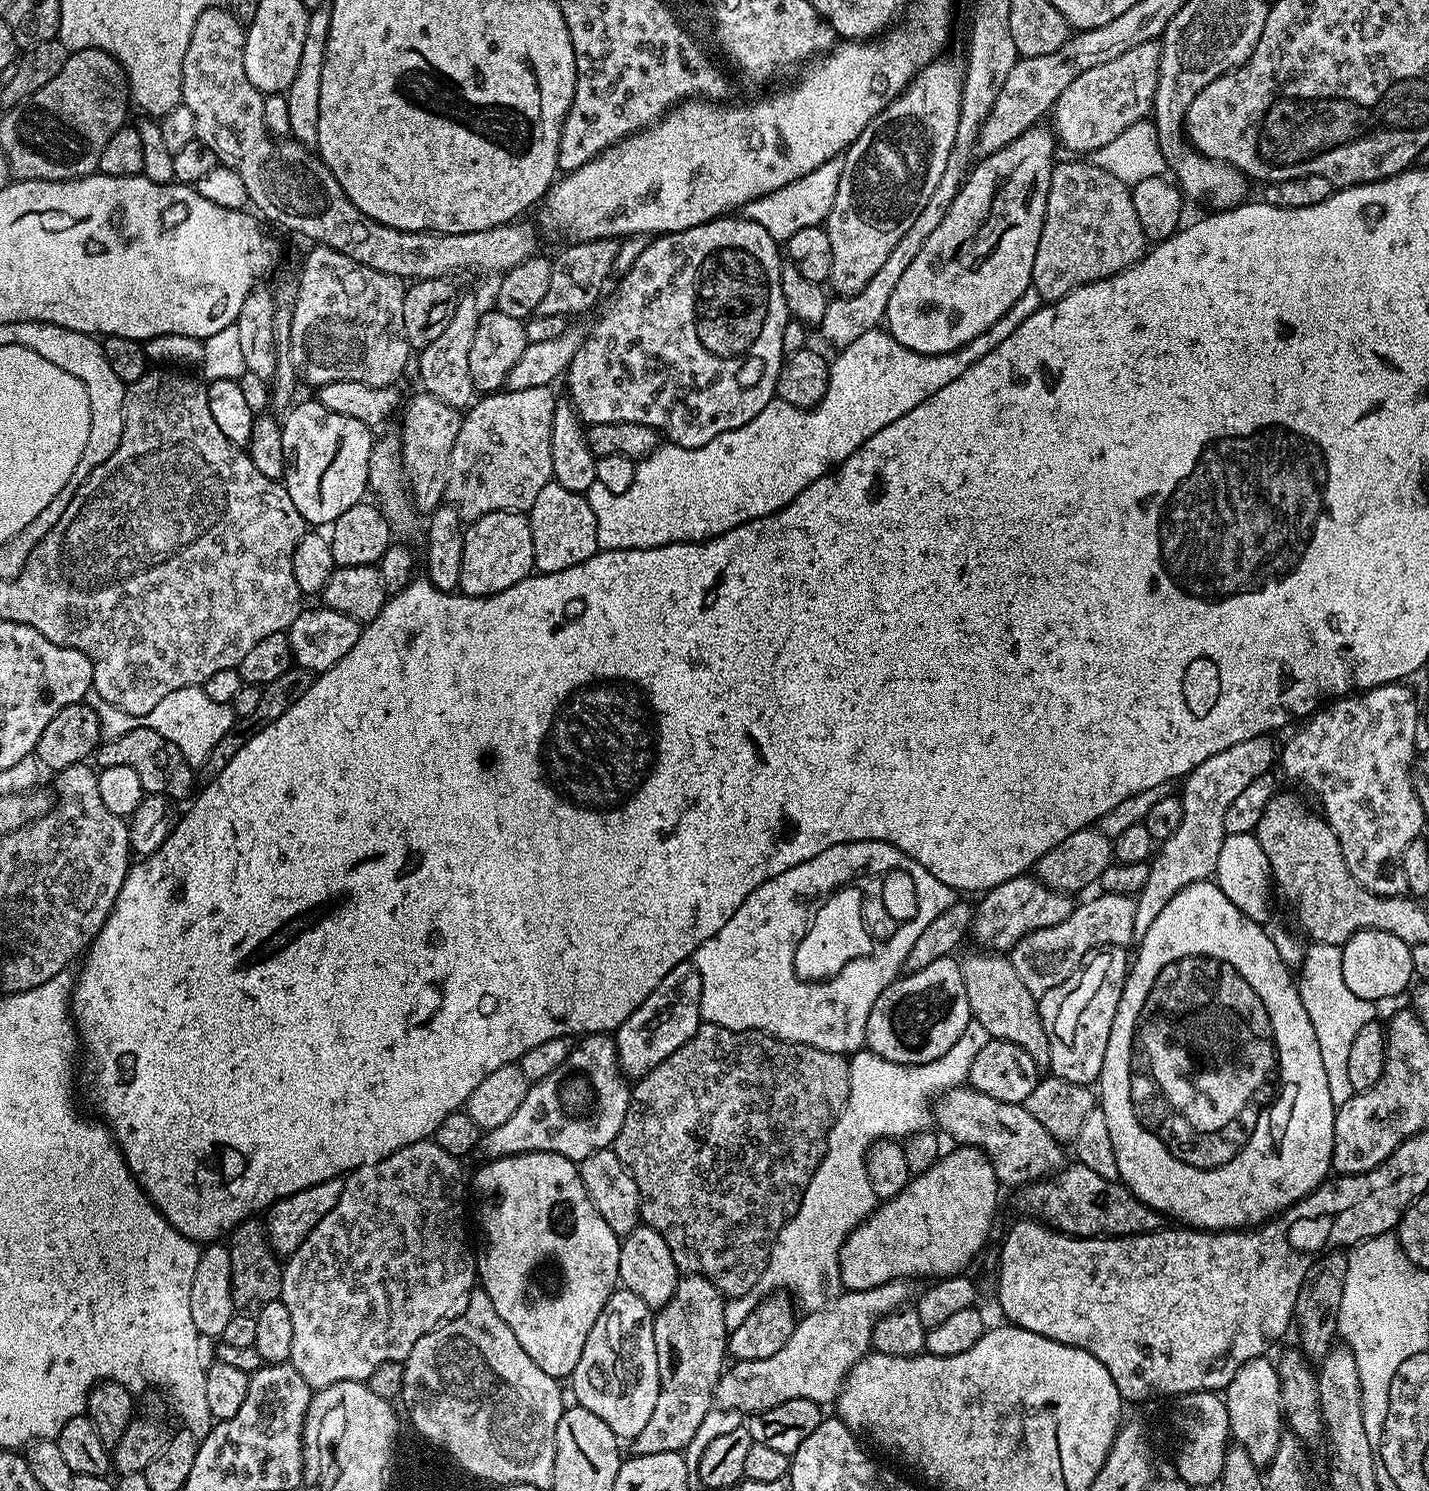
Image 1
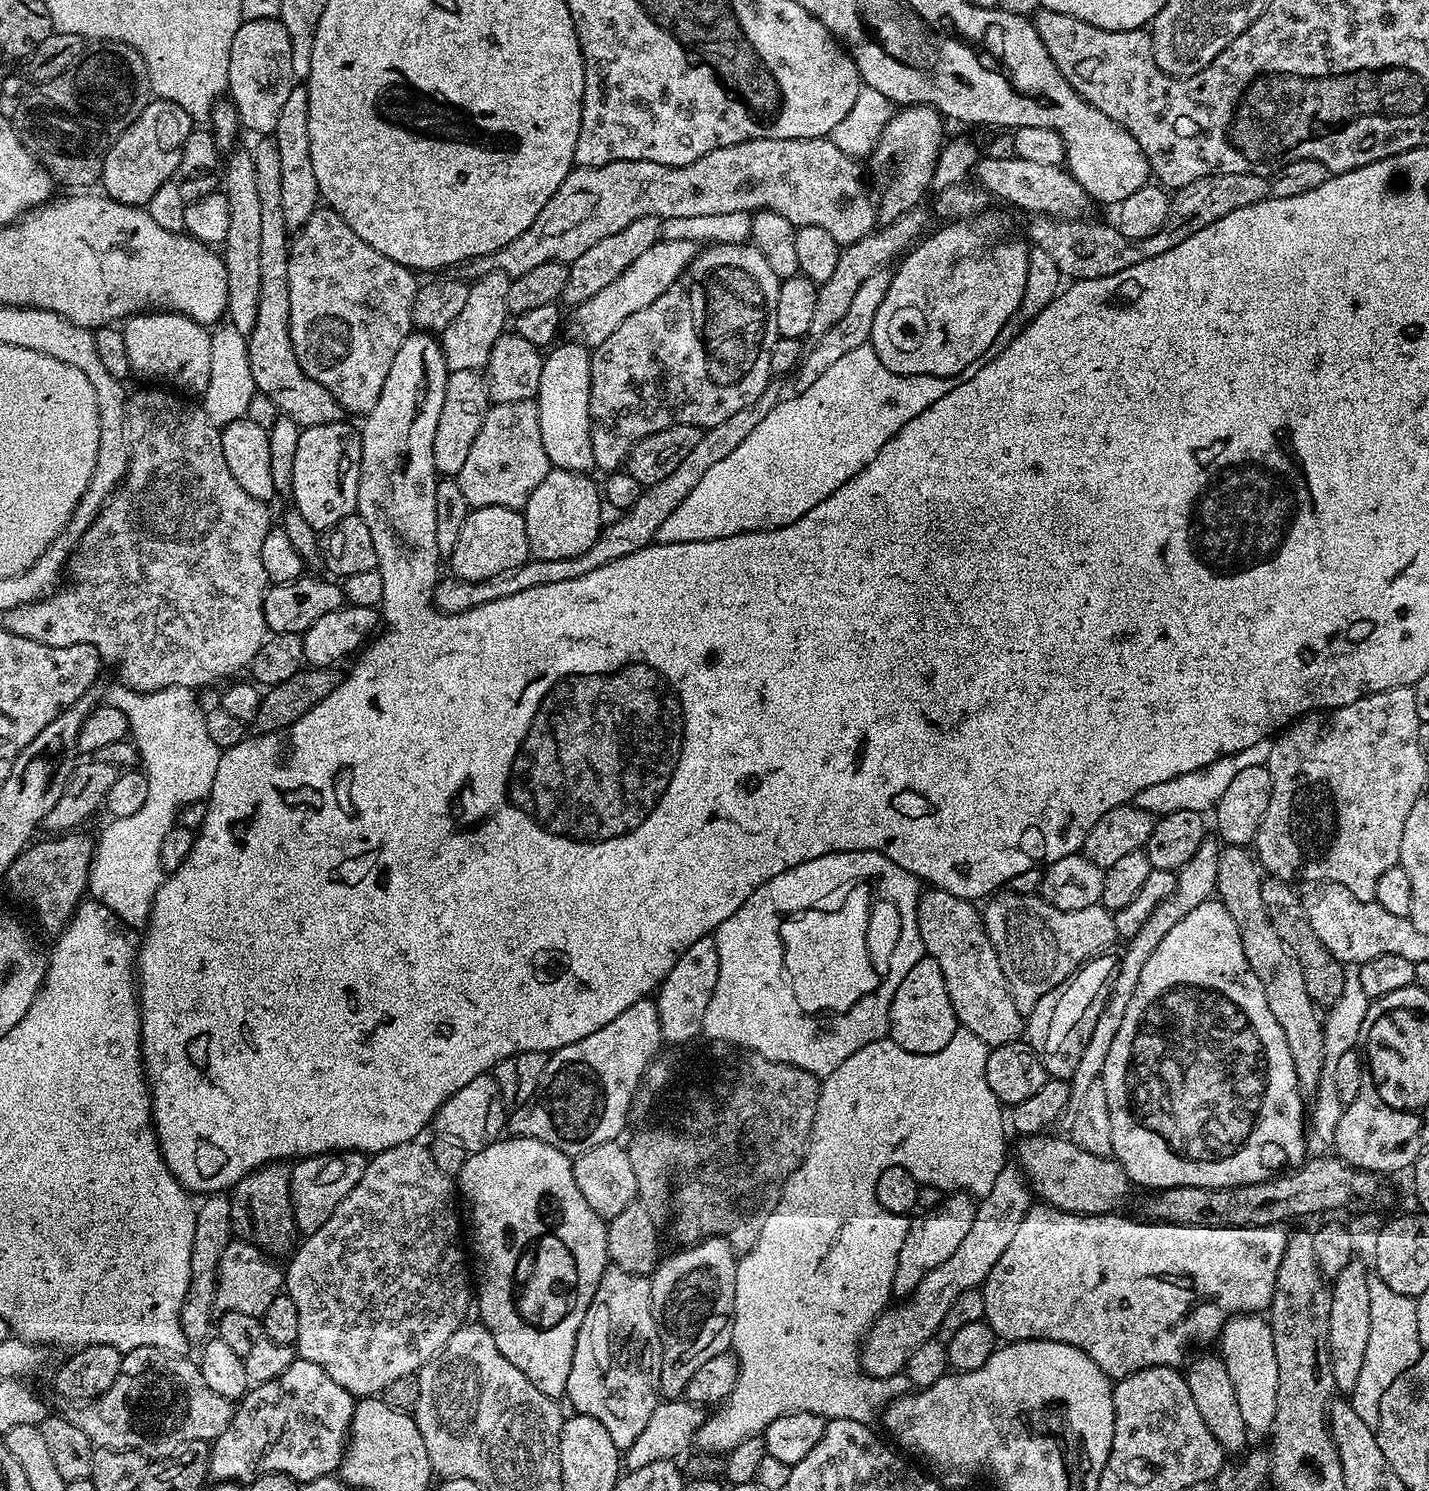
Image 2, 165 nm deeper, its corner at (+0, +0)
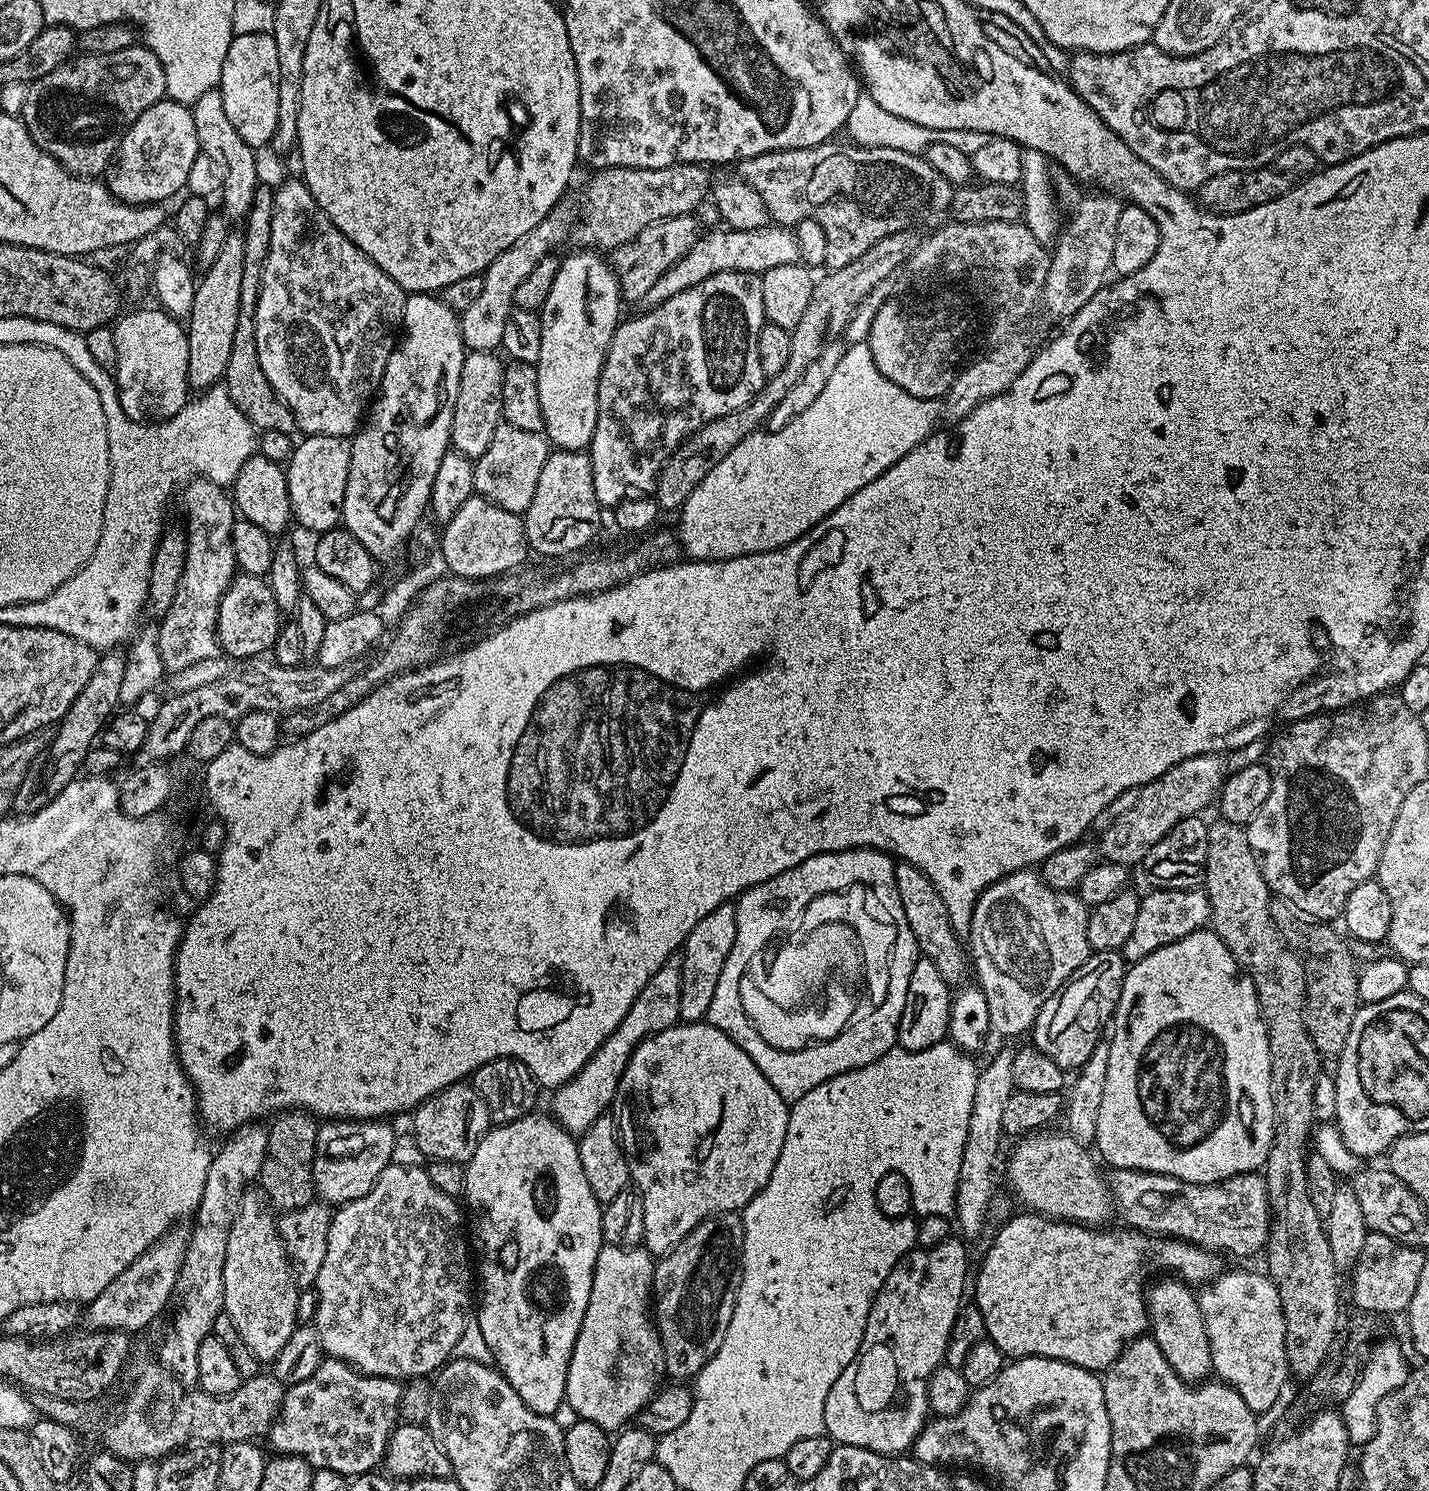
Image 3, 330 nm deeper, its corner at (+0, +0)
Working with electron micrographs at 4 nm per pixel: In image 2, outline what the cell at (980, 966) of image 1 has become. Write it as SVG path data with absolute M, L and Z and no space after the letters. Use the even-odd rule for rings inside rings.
M928 886L920 893L916 917L923 951L934 958L934 962L938 962L942 970L946 994L950 994L950 1006L954 1006L959 1027L970 1030L970 1034L978 1034L978 1038L982 1038L982 1042L992 1048L1017 1043L1025 1035L1026 1016L1018 1010L1010 994L1006 974L1002 974L1002 962L998 962L998 954L984 929L981 909L973 901L963 900L954 894L946 894L946 890Z

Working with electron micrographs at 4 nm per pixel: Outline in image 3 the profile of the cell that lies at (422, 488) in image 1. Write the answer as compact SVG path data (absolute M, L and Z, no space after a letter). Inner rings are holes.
M468 352L462 362L462 378L458 378L458 402L454 402L451 447L466 459L475 462L490 446L494 430L502 423L502 386L505 361L496 352Z

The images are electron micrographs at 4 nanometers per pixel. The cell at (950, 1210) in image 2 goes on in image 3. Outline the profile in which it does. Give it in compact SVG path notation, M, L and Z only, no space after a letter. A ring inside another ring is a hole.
M949 1238L929 1248L917 1247L895 1264L886 1282L882 1282L870 1306L858 1354L842 1370L838 1382L830 1386L830 1394L826 1394L824 1430L836 1444L862 1446L883 1456L899 1456L902 1450L911 1449L924 1429L930 1416L927 1385L934 1370L945 1363L950 1332L966 1300L964 1283L967 1280L969 1283L970 1268L968 1272L968 1252L964 1247L965 1241L960 1238Z

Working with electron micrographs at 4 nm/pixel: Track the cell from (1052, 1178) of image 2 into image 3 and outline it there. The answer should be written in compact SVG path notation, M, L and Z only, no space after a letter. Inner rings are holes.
M1112 1168L1106 1176L1106 1183L1109 1192L1112 1193L1112 1202L1115 1211L1120 1212L1120 1216L1127 1227L1137 1231L1146 1232L1154 1236L1172 1236L1176 1240L1188 1240L1191 1244L1199 1244L1201 1248L1227 1254L1232 1256L1252 1256L1255 1252L1263 1253L1268 1242L1268 1231L1272 1228L1272 1211L1270 1210L1270 1202L1268 1201L1268 1190L1263 1175L1259 1171L1247 1172L1246 1174L1238 1174L1220 1181L1219 1184L1191 1184L1185 1180L1179 1180L1173 1176L1163 1176L1157 1172L1137 1172L1135 1168Z

